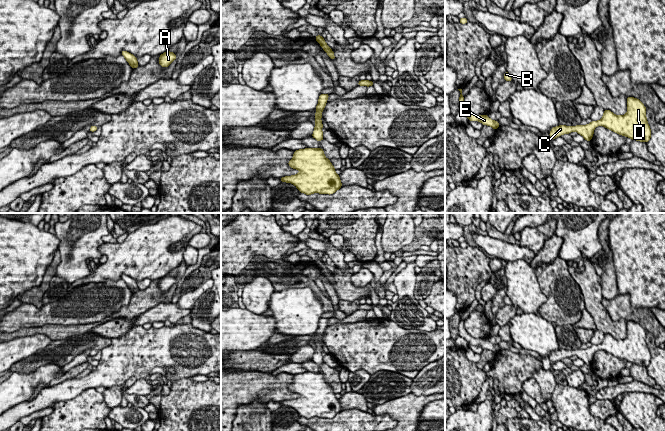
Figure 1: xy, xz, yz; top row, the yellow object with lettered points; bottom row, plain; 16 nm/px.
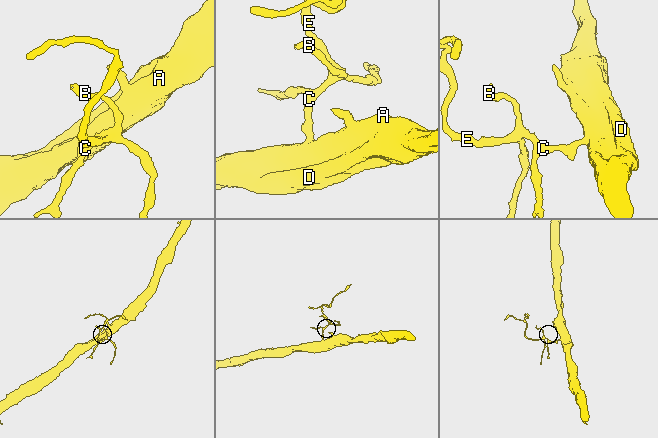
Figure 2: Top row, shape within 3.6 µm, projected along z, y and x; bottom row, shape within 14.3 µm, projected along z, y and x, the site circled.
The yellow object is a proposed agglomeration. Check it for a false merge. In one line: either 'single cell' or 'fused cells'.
single cell

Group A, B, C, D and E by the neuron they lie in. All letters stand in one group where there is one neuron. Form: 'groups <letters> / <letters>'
groups A B C D E

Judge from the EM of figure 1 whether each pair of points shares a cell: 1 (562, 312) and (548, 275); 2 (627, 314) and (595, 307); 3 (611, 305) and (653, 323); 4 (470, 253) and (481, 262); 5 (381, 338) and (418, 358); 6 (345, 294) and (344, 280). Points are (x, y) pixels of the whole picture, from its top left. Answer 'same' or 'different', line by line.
1: same
2: different
3: same
4: same
5: same
6: same

